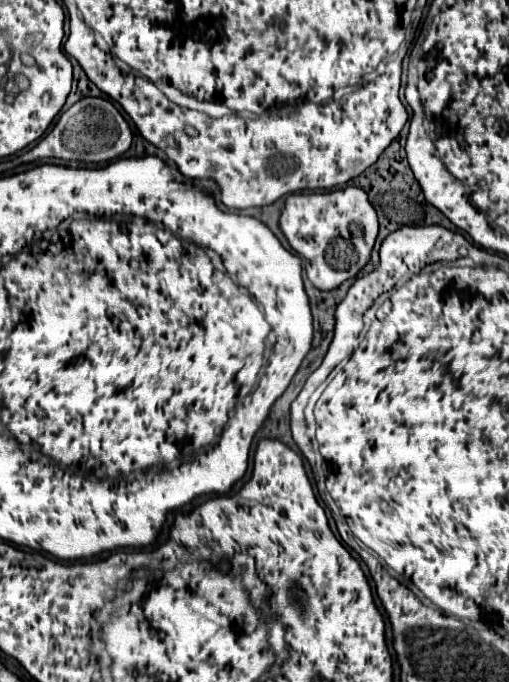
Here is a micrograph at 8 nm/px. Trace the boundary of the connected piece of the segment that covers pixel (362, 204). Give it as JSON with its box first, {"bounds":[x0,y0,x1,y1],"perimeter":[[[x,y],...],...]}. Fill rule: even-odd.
{"bounds":[280,186,378,292],"perimeter":[[[346,186],[326,194],[292,194],[286,198],[286,206],[280,214],[280,230],[292,250],[296,250],[306,262],[306,276],[314,288],[322,292],[330,292],[338,288],[344,280],[354,278],[364,264],[370,260],[370,252],[374,248],[374,240],[378,236],[378,216],[372,204],[368,202],[368,194],[362,188]]]}

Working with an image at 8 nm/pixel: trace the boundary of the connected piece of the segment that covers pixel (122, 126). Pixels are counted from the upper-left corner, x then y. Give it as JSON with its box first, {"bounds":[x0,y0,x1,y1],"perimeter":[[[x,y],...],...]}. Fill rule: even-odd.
{"bounds":[32,98,132,164],"perimeter":[[[82,98],[72,108],[68,108],[58,124],[52,128],[48,138],[44,138],[36,148],[32,148],[32,162],[58,158],[64,162],[84,162],[84,164],[106,164],[122,156],[132,144],[132,132],[110,100],[104,98]]]}

